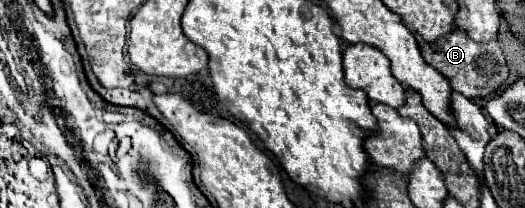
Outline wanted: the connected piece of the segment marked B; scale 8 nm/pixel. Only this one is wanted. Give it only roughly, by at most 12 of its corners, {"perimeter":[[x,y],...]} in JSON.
{"perimeter":[[461,31],[419,43],[423,59],[469,99],[493,95],[509,67],[497,41]]}

